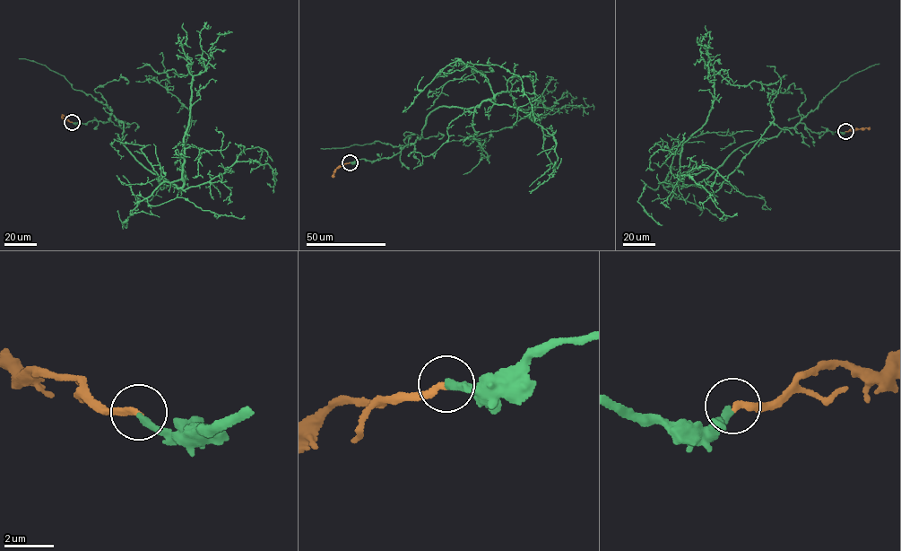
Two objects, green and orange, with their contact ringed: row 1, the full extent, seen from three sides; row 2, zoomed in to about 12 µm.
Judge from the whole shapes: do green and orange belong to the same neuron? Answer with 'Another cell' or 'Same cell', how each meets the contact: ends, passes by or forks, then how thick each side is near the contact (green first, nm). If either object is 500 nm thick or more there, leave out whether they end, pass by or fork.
Same cell. At the ring green ends. At the ring orange ends. Thickness 280 nm (green) against 240 nm

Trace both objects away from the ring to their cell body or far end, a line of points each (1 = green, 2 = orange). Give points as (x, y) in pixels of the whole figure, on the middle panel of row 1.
1: (350, 162), (391, 158), (438, 107), (511, 90), (518, 108), (537, 102), (510, 126), (458, 135)
2: (350, 162), (342, 163), (332, 177)

